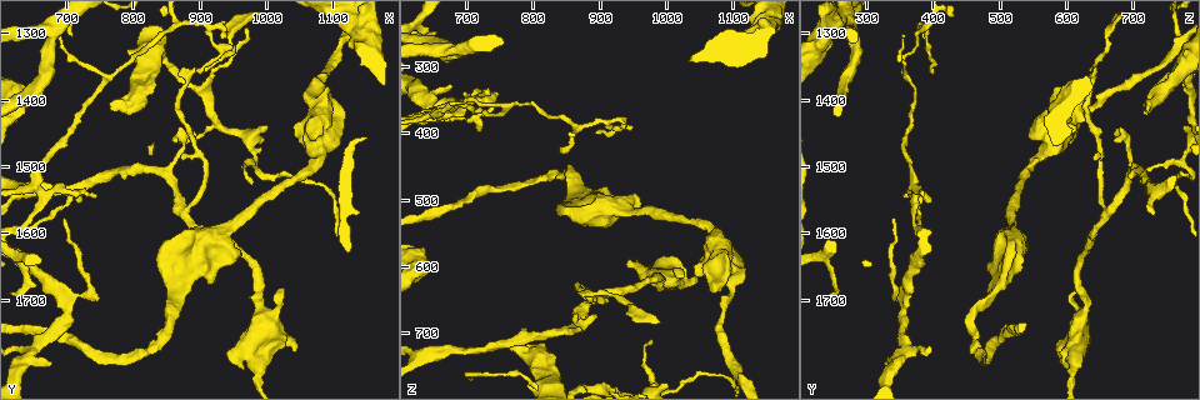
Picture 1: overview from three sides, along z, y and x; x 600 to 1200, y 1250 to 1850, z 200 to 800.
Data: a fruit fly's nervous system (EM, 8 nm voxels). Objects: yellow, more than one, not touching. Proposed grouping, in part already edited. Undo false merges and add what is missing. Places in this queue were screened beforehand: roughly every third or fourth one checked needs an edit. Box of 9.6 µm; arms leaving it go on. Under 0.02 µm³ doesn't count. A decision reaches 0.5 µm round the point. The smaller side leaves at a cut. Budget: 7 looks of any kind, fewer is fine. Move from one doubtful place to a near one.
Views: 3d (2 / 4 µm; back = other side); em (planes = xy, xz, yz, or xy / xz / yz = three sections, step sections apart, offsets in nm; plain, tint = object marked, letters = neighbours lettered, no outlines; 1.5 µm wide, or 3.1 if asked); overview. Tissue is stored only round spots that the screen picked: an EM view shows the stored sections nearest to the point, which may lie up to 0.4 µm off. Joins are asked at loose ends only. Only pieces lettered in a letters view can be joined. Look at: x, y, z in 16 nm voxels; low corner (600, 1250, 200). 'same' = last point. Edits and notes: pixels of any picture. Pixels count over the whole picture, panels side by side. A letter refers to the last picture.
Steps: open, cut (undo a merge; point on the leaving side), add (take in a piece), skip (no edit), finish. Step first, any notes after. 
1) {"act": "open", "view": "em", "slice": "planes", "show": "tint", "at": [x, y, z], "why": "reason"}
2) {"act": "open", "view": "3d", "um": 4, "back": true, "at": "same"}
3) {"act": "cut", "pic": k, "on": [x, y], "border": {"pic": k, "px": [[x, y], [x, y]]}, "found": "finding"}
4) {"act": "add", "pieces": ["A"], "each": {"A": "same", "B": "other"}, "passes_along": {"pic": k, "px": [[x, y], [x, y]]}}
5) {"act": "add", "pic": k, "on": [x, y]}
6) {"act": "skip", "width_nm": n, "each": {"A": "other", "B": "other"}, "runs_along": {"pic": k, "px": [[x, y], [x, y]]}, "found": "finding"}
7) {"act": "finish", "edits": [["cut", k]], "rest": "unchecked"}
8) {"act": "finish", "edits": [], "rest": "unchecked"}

{"act": "open", "view": "em", "slice": "xz", "step": 8, "show": "tint", "at": [865, 1285, 385], "why": "sharp bend"}

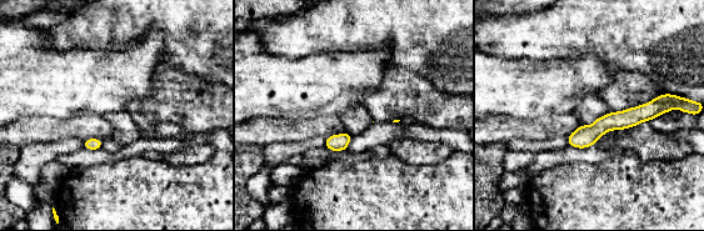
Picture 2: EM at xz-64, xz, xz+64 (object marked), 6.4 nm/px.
{"act": "open", "view": "em", "slice": "xz", "step": 8, "show": "letters", "at": "same"}

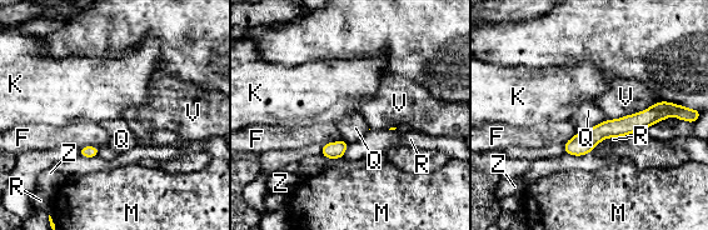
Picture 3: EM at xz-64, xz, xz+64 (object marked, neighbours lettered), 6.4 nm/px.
{"act": "skip", "width_nm": 130, "longest_contact_nm": ["V", 380], "each": {"F": "other", "K": "other", "M": "other", "Q": "other", "R": "other", "V": "other", "Z": "other"}, "found": "all the same neuron"}

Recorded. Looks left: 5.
{"act": "open", "view": "3d", "um": 4, "at": [875, 1570, 660], "why": "three-way junction"}

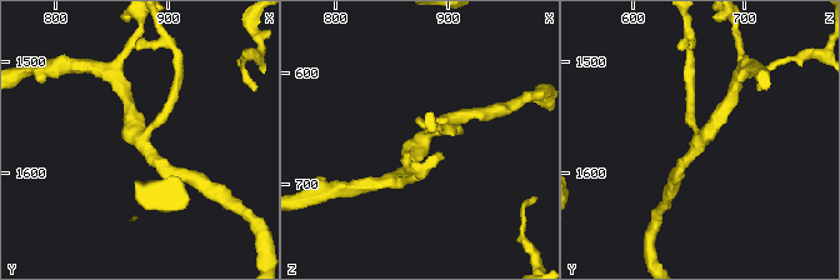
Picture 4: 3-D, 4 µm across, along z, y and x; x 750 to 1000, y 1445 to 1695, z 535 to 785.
{"act": "open", "view": "em", "slice": "xy", "step": 4, "show": "tint", "at": [880, 1572, 660], "arms": 3}

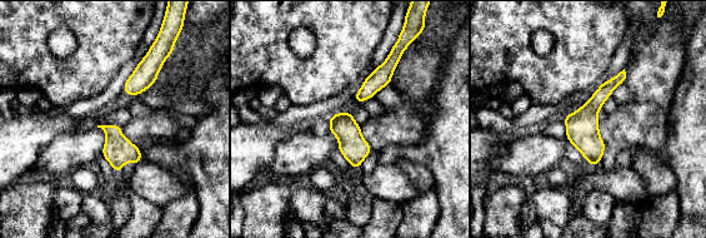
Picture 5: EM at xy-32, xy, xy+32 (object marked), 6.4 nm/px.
{"act": "open", "view": "em", "slice": "xy", "step": 4, "show": "letters", "at": "same"}

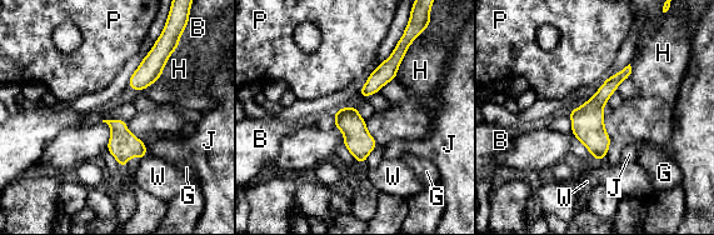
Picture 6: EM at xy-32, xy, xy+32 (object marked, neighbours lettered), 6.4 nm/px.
{"act": "skip", "each": {"B": "other", "G": "other", "H": "other", "J": "other", "P": "other", "W": "other"}, "found": "continuous, no second neuron"}

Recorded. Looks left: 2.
{"act": "open", "view": "3d", "um": 2, "at": [980, 1525, 710]}

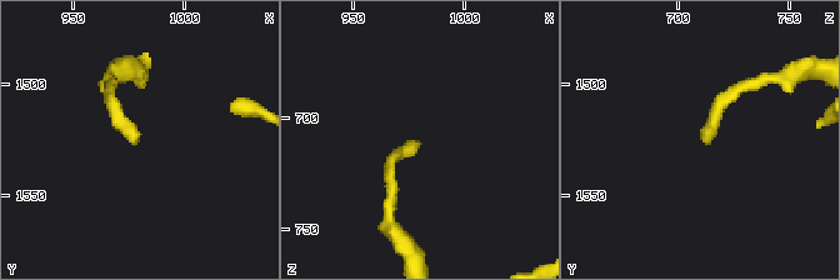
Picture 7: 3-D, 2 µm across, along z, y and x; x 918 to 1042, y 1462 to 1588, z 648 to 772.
{"act": "open", "view": "em", "slice": "planes", "show": "letters", "at": [979, 1524, 712], "why": "need the tissue"}

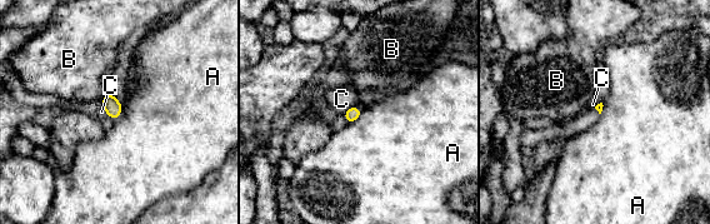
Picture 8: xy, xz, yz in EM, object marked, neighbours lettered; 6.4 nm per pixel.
{"act": "skip", "each": {"A": "other", "B": "other", "C": "other"}, "border": {"pic": 8, "px": [[363, 112], [348, 124]]}, "found": "none of them fits"}

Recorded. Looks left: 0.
{"act": "finish", "edits": [], "rest": "unchecked"}

